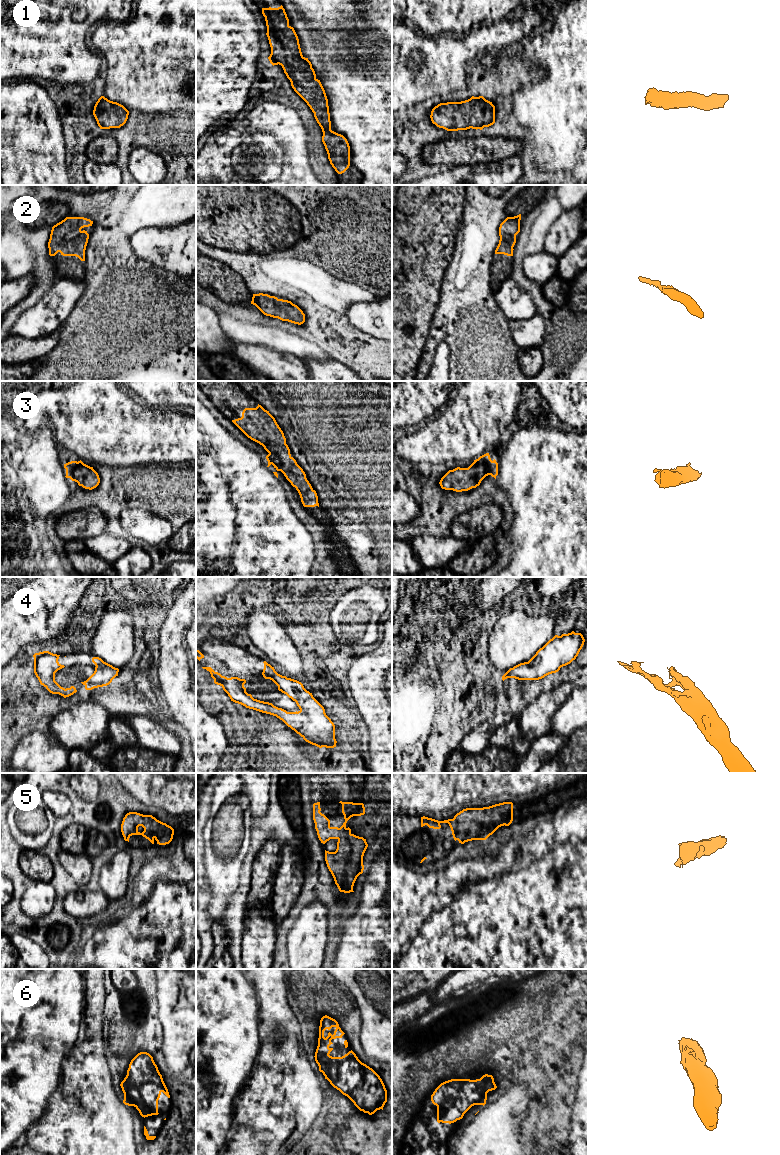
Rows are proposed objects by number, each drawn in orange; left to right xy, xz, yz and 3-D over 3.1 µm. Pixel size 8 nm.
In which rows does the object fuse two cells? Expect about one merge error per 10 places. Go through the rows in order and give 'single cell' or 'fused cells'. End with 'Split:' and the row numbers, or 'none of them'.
1: single cell
2: single cell
3: single cell
4: single cell
5: single cell
6: single cell
Split: none of them

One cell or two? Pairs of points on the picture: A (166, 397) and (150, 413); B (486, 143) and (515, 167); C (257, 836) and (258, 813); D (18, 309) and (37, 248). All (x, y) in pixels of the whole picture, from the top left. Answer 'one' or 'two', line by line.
A: two
B: two
C: two
D: one

